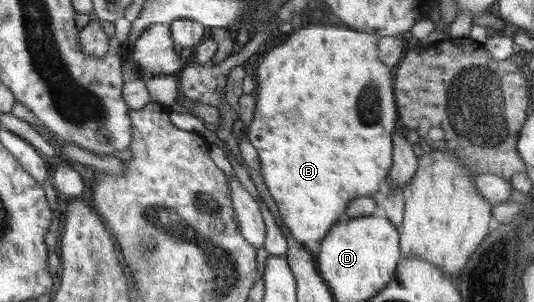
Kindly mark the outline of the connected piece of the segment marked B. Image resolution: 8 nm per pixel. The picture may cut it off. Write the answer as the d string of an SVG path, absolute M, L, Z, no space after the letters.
M312 23L308 27L296 29L286 37L284 43L276 45L274 49L268 51L268 55L263 57L256 79L258 79L258 91L255 91L254 119L244 129L241 135L257 151L260 157L259 171L262 179L268 188L268 193L272 195L278 211L282 217L283 224L290 231L290 235L302 245L306 241L322 241L330 228L338 221L343 219L346 206L355 197L366 197L376 193L382 185L382 181L388 180L389 169L392 165L392 133L398 121L397 105L394 97L393 70L384 65L379 58L378 41L379 37L370 33L363 33L348 29L344 25L320 25Z

